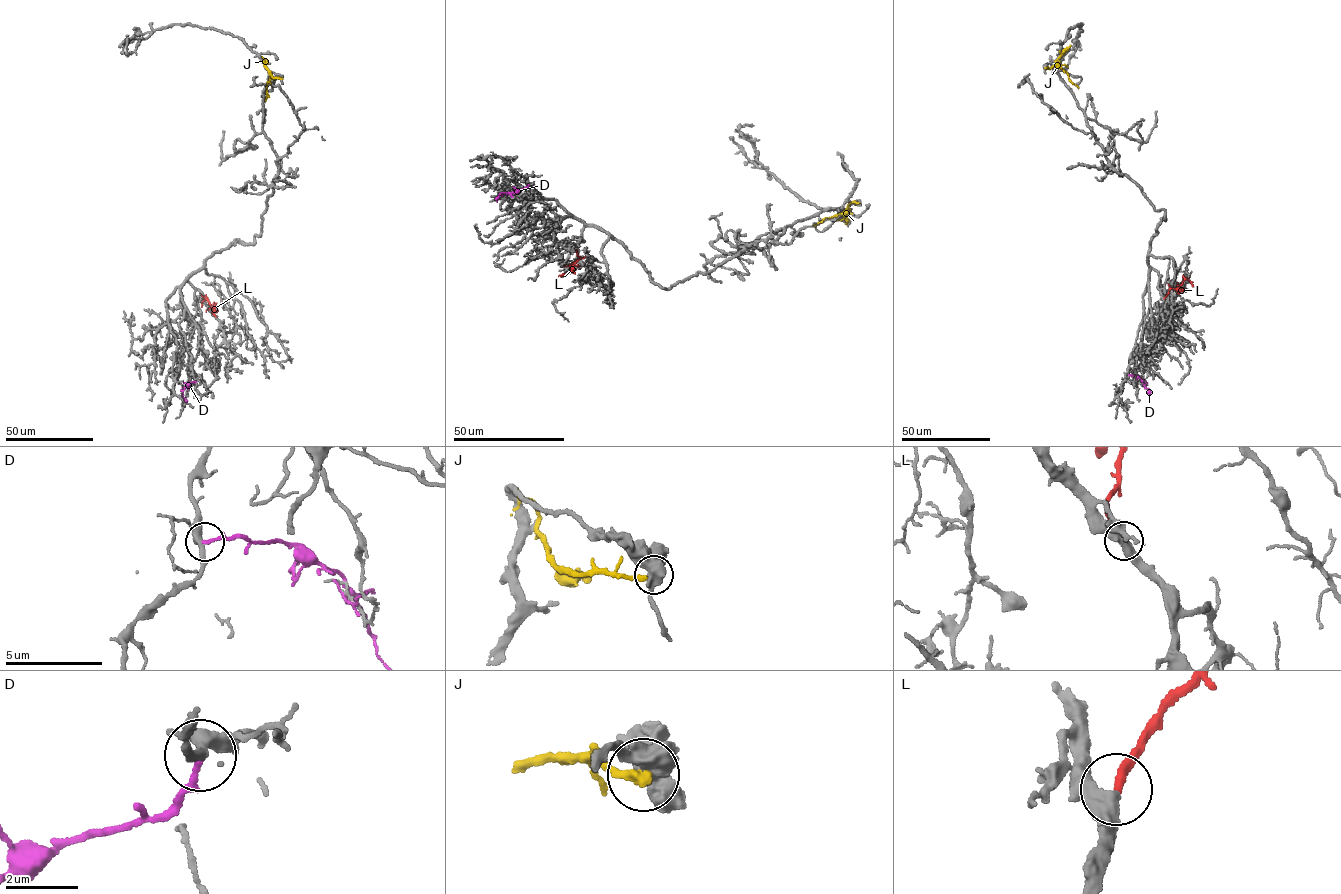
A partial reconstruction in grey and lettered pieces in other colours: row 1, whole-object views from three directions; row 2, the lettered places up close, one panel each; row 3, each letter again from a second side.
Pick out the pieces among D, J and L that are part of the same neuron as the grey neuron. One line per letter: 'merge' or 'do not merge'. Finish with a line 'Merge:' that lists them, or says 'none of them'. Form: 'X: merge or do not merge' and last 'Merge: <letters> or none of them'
D: do not merge
J: do not merge
L: merge
Merge: L

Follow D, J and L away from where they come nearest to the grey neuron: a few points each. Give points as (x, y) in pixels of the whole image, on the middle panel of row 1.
D: (528, 184), (516, 192), (502, 193), (499, 196)
J: (858, 203), (850, 202), (841, 214), (825, 217), (812, 225)
L: (576, 249), (580, 257), (572, 265), (572, 271), (558, 276)

